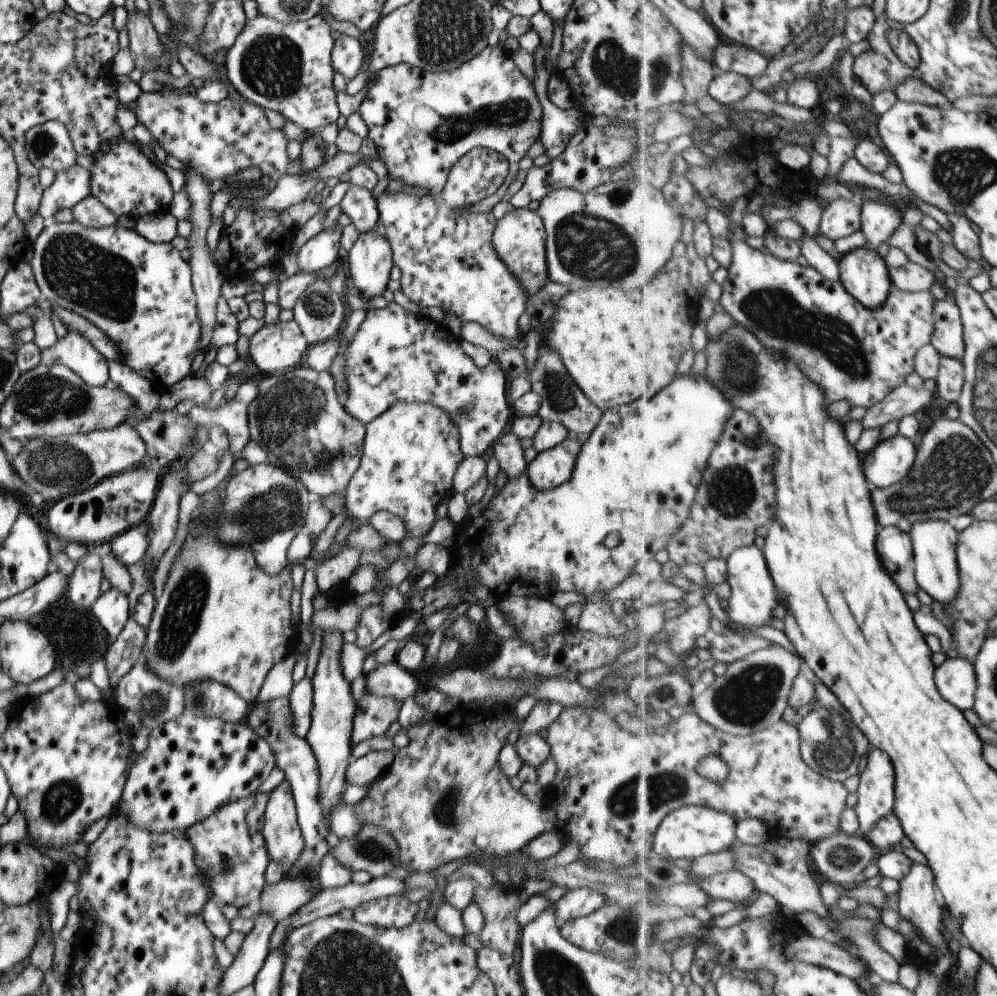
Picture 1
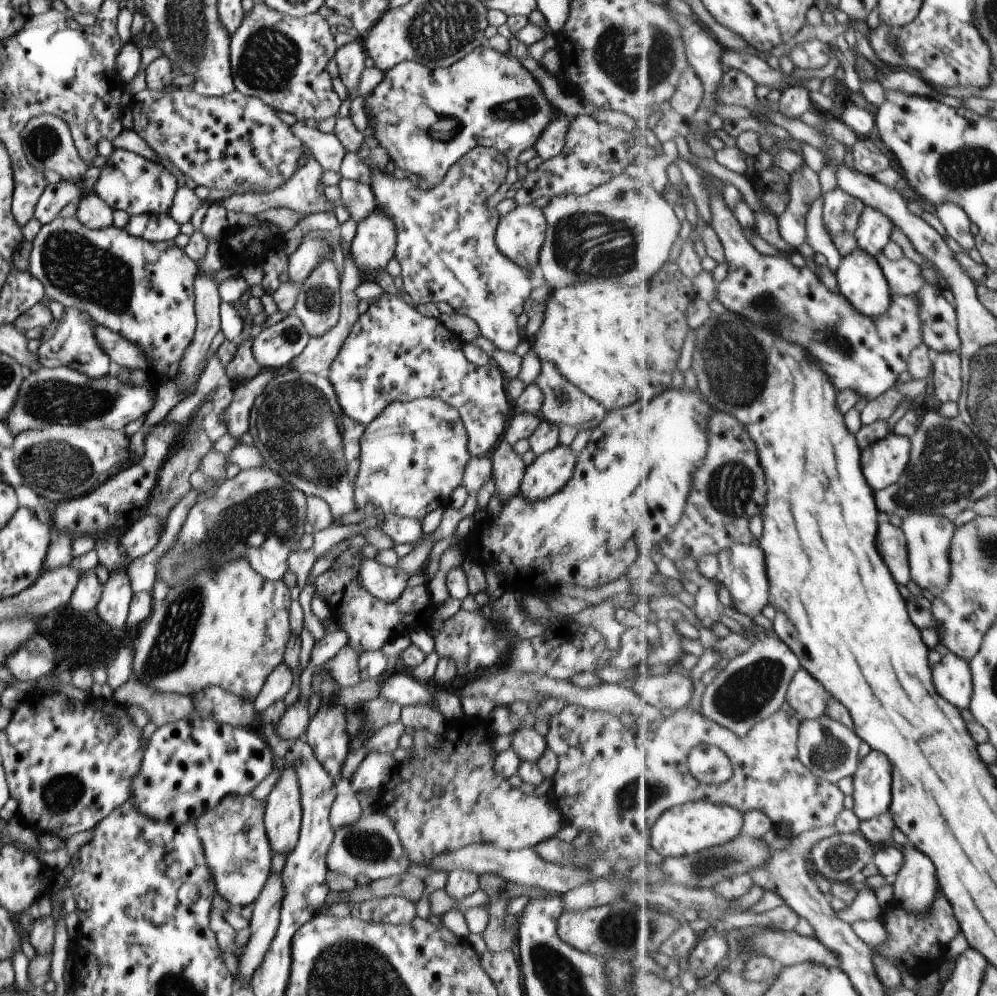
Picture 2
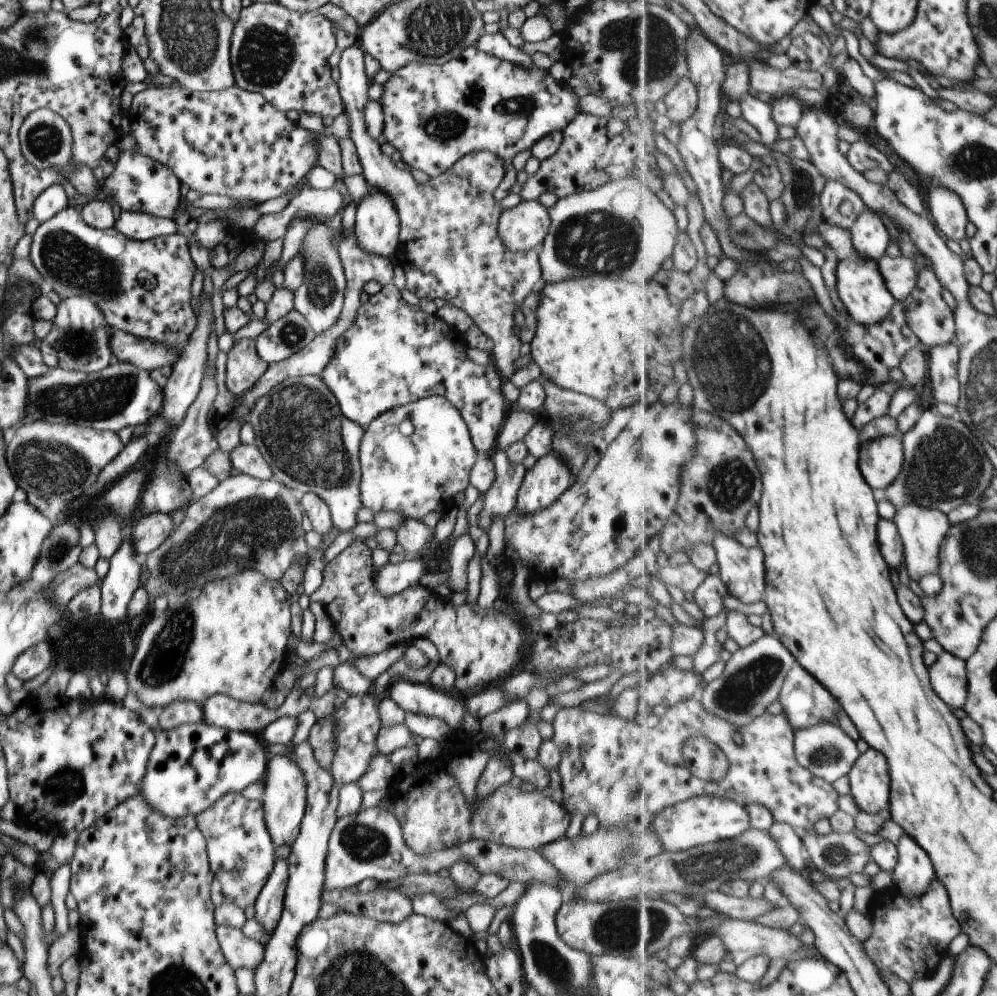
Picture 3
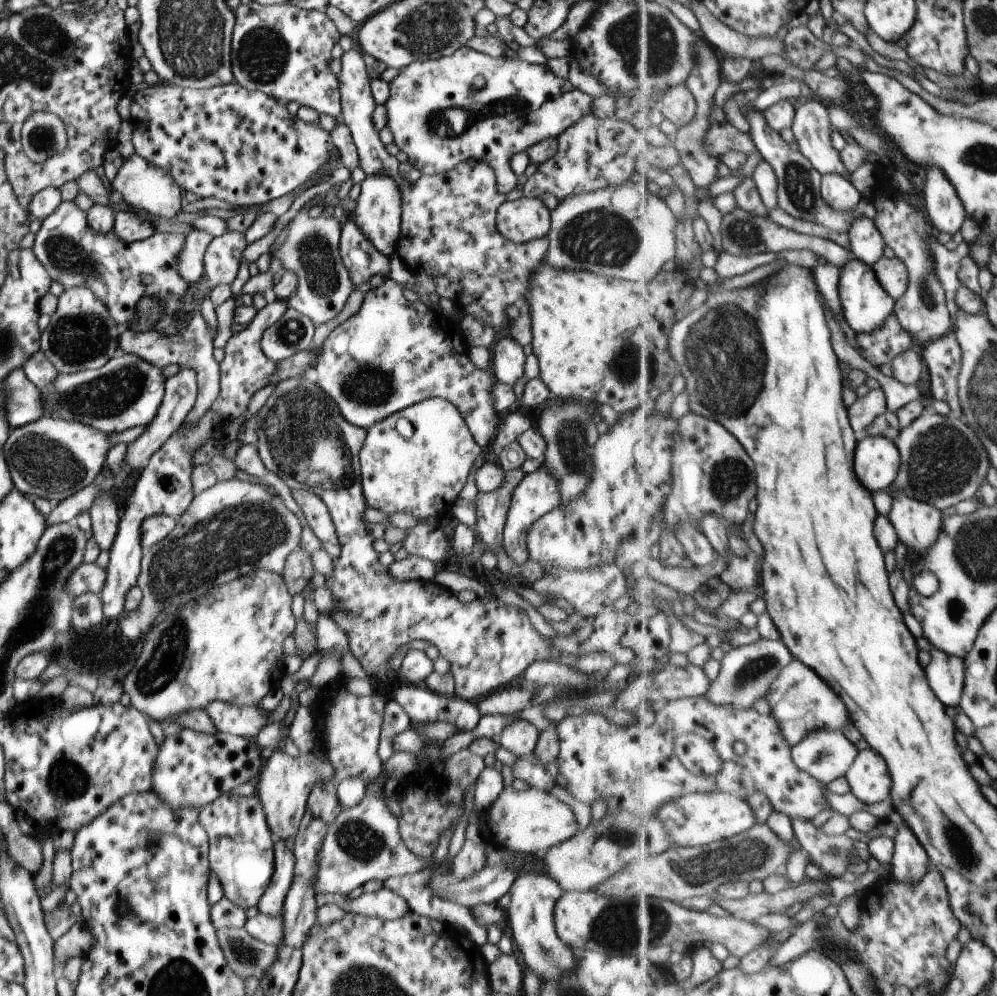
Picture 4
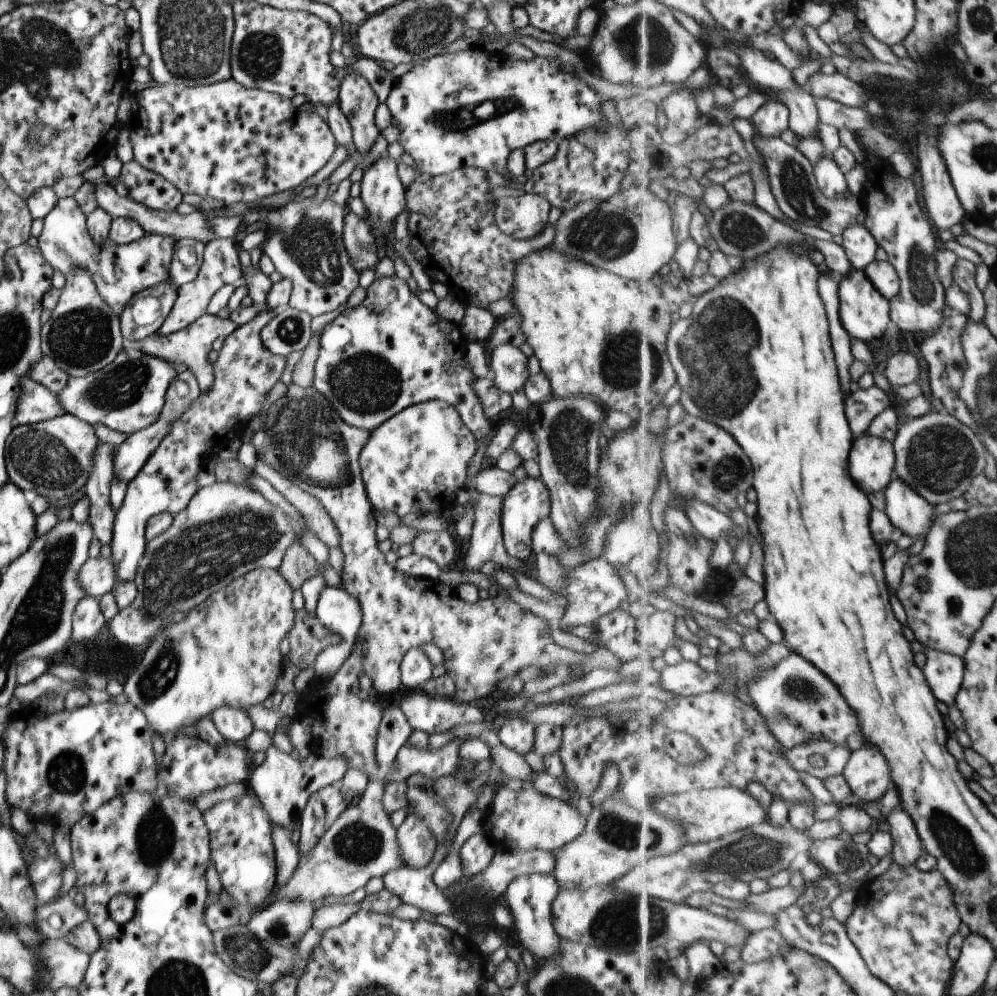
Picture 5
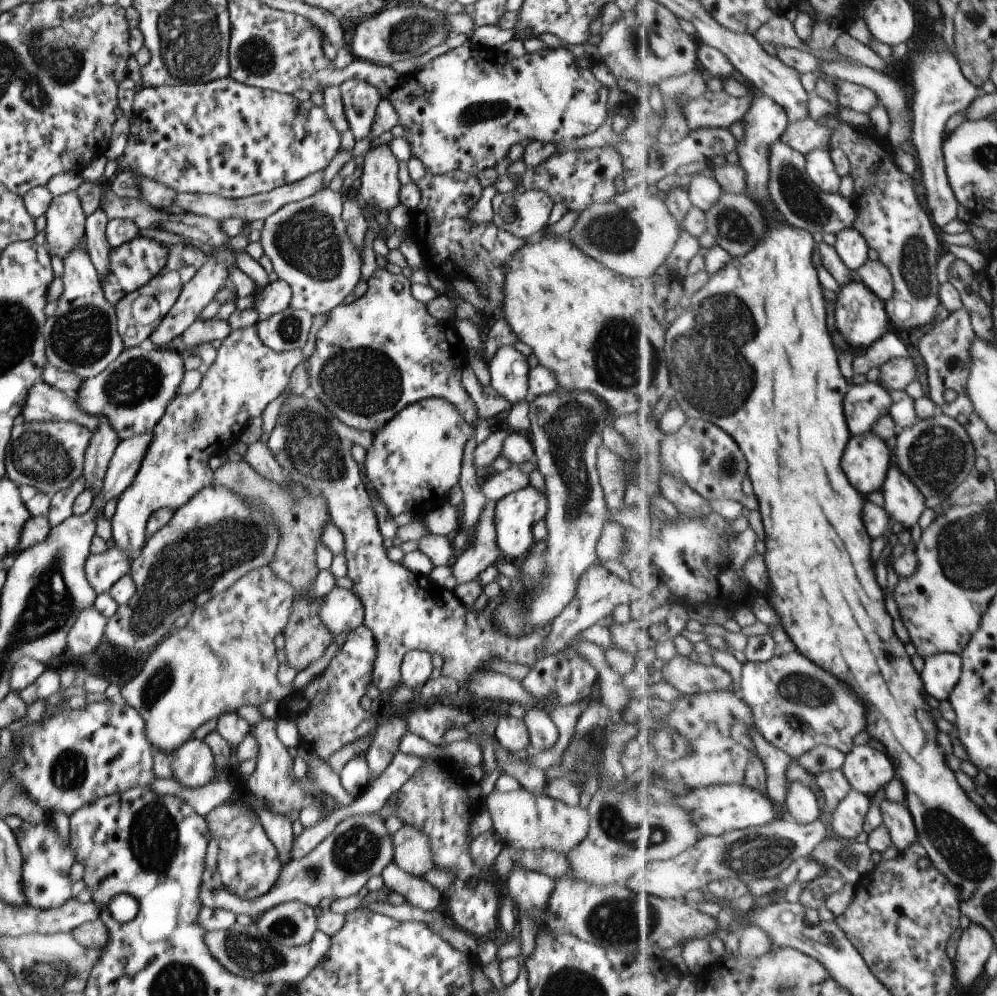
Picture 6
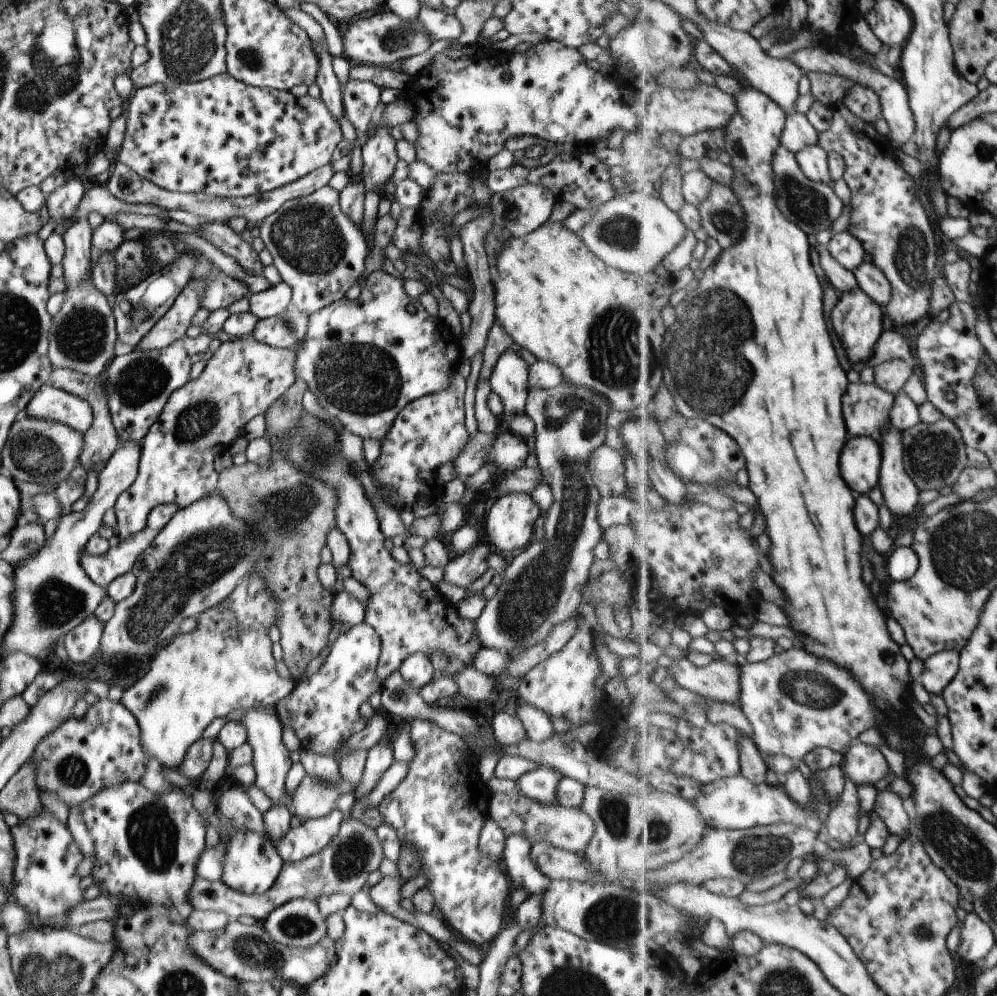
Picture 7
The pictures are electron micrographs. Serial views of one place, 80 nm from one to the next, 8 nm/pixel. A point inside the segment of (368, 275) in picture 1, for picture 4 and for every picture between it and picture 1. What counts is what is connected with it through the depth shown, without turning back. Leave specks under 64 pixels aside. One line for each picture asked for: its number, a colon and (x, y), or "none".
2: (372, 246)
3: (376, 226)
4: (376, 214)

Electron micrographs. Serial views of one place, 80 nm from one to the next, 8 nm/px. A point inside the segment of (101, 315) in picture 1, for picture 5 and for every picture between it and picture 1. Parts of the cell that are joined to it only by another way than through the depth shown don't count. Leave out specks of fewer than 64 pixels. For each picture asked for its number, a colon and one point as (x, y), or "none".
2: (140, 290)
3: (103, 266)
4: (118, 273)
5: (118, 272)

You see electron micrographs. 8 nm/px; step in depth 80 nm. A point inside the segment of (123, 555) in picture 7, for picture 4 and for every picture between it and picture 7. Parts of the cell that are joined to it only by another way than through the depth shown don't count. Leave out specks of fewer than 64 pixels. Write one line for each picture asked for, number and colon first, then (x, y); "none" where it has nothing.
4: (84, 578)
5: (95, 576)
6: (101, 571)

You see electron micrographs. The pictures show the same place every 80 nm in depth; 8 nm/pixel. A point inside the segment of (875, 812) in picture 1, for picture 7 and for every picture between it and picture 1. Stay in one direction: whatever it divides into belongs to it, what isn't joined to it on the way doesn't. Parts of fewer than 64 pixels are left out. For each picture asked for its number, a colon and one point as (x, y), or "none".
2: (872, 796)
3: (871, 781)
4: (870, 780)
5: (868, 773)
6: (867, 769)
7: (864, 764)

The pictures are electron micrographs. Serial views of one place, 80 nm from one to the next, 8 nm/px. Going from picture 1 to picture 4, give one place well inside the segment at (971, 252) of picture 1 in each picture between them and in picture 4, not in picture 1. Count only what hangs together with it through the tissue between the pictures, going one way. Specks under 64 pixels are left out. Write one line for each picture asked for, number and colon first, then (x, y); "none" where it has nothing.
2: (957, 223)
3: (949, 213)
4: (945, 208)

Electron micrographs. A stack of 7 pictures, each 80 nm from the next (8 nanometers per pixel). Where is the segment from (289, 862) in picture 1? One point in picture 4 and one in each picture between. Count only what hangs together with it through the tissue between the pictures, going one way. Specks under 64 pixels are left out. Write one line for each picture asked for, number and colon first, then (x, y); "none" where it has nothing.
2: (281, 818)
3: (283, 799)
4: (283, 783)

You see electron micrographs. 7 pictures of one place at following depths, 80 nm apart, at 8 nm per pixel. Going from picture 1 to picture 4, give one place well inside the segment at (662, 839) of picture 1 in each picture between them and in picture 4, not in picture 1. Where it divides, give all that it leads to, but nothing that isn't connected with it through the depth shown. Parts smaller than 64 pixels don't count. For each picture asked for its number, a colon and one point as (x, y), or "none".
2: (685, 830)
3: (699, 821)
4: (698, 819)

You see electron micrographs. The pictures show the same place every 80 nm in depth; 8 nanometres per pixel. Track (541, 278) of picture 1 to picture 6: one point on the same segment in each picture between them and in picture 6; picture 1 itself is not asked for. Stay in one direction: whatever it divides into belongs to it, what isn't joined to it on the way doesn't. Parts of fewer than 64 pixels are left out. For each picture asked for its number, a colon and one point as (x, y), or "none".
2: (519, 234)
3: (521, 228)
4: (523, 220)
5: (523, 217)
6: (521, 214)

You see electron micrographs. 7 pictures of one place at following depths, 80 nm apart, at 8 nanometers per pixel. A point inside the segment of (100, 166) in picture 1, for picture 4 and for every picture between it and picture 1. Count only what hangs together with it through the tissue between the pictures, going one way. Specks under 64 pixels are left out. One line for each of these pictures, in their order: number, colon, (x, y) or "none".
2: (127, 181)
3: (138, 184)
4: (144, 187)

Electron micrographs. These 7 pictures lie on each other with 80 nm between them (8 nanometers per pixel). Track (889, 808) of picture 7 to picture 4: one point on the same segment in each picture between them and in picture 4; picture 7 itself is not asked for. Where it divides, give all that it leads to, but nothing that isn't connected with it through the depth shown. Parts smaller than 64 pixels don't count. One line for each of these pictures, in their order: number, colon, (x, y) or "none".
4: (910, 864)
5: (908, 848)
6: (902, 825)

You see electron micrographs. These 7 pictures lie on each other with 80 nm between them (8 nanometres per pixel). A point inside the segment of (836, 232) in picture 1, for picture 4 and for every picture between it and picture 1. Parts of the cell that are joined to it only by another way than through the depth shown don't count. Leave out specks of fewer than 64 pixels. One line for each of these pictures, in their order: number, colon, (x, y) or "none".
2: (842, 212)
3: (841, 206)
4: (838, 192)

